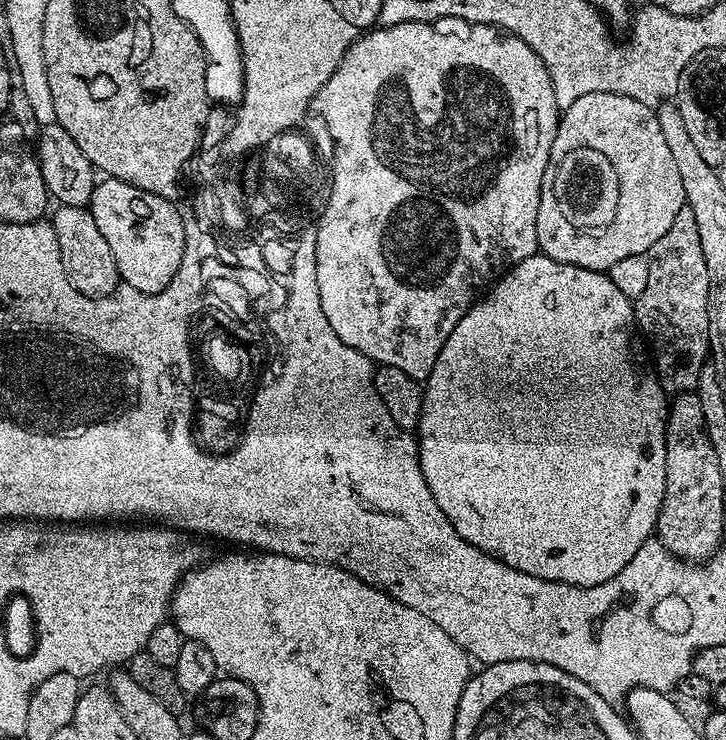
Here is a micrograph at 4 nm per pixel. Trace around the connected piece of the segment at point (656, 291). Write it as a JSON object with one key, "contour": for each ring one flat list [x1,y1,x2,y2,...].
{"contour":[[688,207,678,210,670,230,646,254,650,275,646,290,634,302,636,323,643,339,652,343,656,376,665,393,679,394,700,387,700,375,710,360,708,342,708,271,698,238,698,222]]}

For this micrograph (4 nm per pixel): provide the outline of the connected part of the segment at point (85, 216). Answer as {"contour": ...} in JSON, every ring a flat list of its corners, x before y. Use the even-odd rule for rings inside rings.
{"contour":[[63,206,55,209,57,212,51,213,50,227,56,235,56,251,58,259,62,262,64,273,70,278,70,282,84,296,102,297,108,296,115,288,119,288,122,281,118,274,118,266,114,262,114,254,110,254,110,245,106,243,106,238,102,238,102,233,98,230,98,225,94,223,91,211,87,207,65,208]]}

